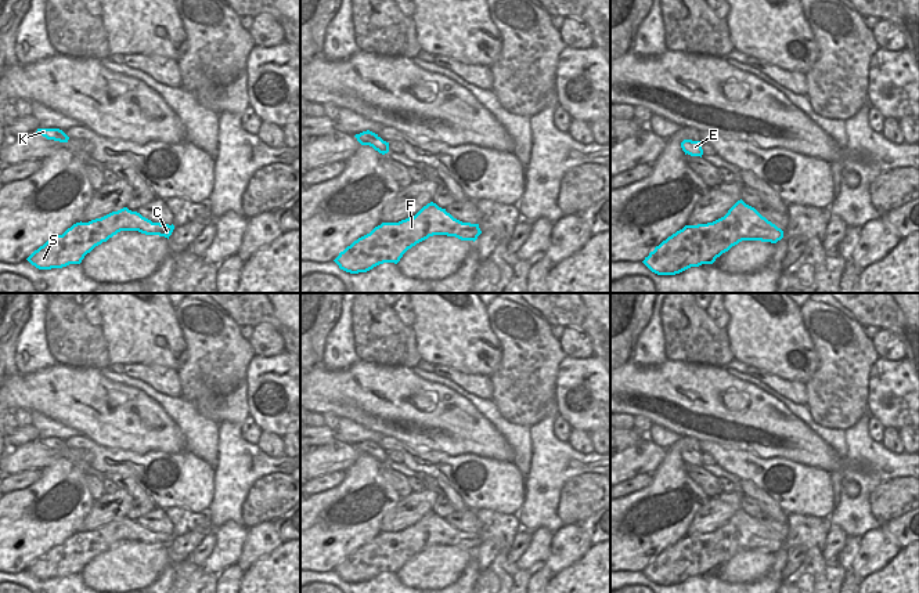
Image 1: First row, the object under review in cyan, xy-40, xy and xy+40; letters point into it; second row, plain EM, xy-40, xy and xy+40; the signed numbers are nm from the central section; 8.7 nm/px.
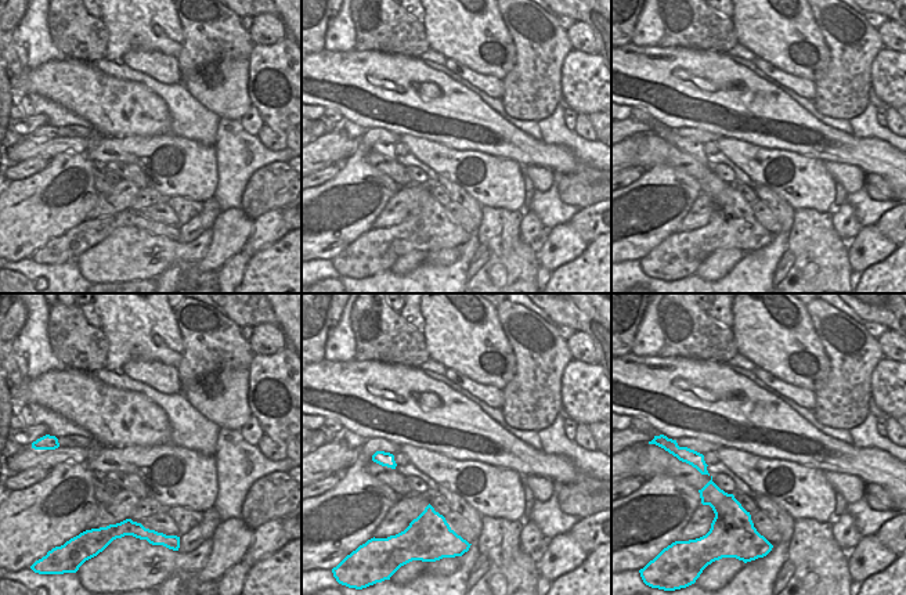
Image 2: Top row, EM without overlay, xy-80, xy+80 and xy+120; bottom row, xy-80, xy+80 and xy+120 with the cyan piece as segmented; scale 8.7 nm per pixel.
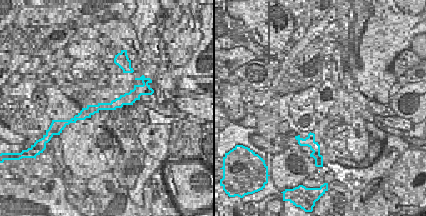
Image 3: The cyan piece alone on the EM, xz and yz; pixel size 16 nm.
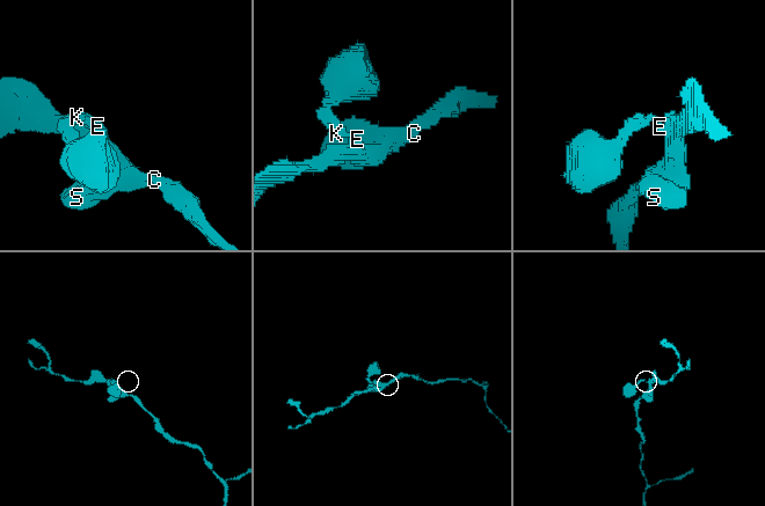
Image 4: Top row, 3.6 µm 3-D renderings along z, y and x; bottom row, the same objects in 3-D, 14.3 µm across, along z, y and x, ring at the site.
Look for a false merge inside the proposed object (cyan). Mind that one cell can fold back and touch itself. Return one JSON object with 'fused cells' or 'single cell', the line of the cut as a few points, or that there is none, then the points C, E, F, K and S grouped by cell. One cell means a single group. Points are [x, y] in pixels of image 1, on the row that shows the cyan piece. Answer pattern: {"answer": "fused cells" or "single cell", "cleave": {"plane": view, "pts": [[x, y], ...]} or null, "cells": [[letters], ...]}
{"answer": "single cell", "cleave": null, "cells": [["C", "E", "F", "K", "S"]]}

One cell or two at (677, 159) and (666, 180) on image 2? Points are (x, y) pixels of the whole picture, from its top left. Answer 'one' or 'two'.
two

